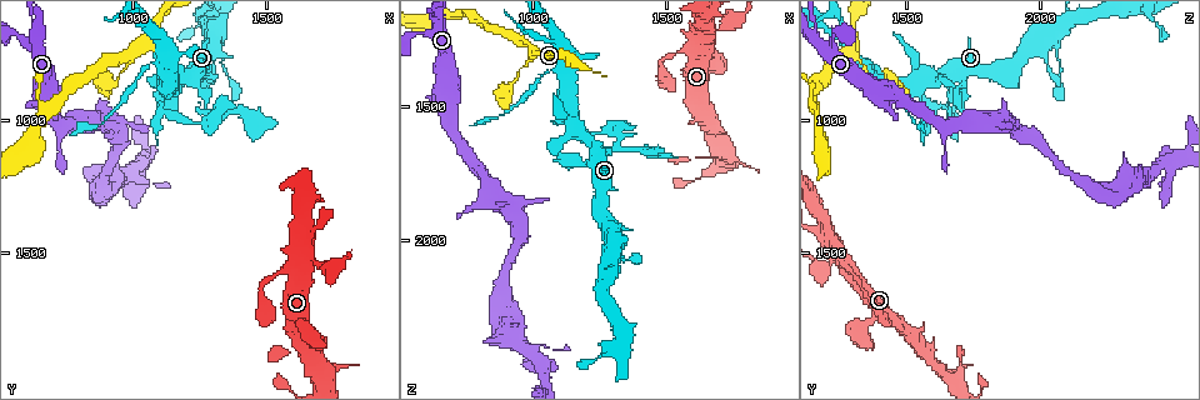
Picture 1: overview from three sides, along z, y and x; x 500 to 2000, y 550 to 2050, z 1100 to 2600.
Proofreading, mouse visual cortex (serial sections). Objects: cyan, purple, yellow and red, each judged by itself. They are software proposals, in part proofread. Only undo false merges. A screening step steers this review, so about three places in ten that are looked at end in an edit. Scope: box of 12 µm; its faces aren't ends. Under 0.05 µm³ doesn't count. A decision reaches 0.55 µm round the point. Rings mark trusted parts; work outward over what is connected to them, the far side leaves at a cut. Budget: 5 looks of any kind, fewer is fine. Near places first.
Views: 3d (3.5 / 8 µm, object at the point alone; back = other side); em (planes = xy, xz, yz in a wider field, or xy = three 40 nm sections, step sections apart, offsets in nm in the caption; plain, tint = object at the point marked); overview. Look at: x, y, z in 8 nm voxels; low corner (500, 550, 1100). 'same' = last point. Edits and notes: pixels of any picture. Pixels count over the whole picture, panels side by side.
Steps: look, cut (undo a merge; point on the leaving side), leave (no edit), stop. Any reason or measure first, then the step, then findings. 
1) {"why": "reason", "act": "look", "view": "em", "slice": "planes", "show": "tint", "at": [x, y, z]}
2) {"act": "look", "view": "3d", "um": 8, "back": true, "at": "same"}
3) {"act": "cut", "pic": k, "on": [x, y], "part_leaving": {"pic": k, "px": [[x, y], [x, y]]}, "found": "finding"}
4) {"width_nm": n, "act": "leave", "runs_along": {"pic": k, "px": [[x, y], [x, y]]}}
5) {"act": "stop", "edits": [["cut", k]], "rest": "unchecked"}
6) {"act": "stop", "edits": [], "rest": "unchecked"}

{"why": "calibre changes", "act": "look", "view": "3d", "um": 3.5, "at": [1100, 940, 1550]}

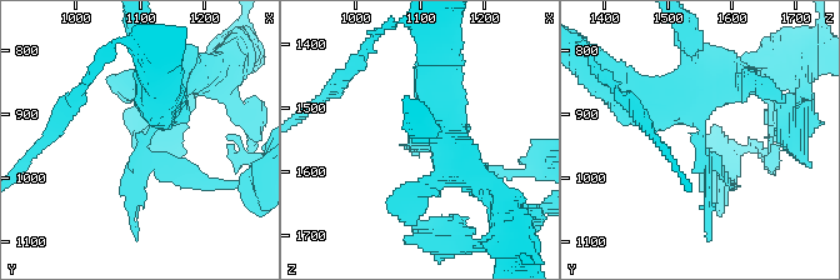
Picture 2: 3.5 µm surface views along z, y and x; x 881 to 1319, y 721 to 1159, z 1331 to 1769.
{"why": "need the tissue", "act": "look", "view": "em", "slice": "xy", "step": 3, "show": "tint", "at": [1105, 945, 1550]}

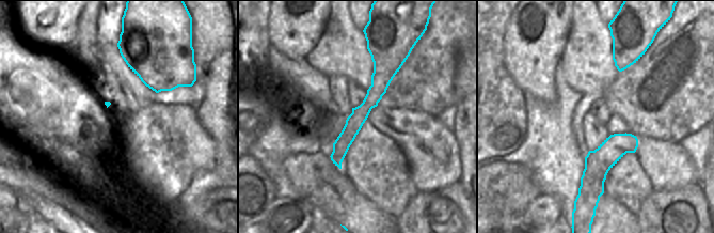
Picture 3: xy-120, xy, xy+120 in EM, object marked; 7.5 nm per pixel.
{"act": "cut", "pic": 2, "on": [740, 149], "part_leaving": {"pic": 2, "px": [[769, 138], [771, 173]]}, "found": "a second cell is stuck on"}

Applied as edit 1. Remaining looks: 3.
{"act": "look", "view": "3d", "um": 8, "at": [1110, 800, 1370]}

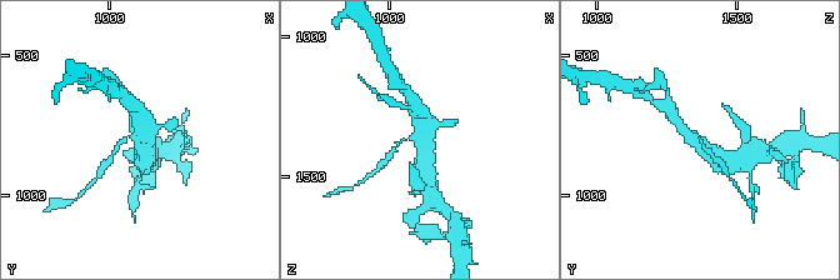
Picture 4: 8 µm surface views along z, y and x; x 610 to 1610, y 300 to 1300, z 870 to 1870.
{"why": "shape alone is not enough", "act": "look", "view": "em", "slice": "planes", "show": "tint", "at": [1110, 810, 1360]}

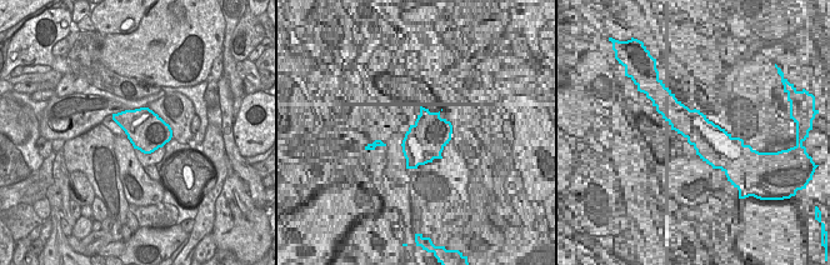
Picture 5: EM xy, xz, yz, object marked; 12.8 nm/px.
{"width_nm": 500, "act": "cut", "pic": 4, "on": [106, 163], "part_leaving": {"pic": 4, "px": [[126, 138], [115, 149], [98, 176]]}, "found": "a second cell is stuck on"}

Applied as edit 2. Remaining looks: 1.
{"act": "stop", "edits": [["cut", 2], ["cut", 4]], "rest": "unchecked"}

